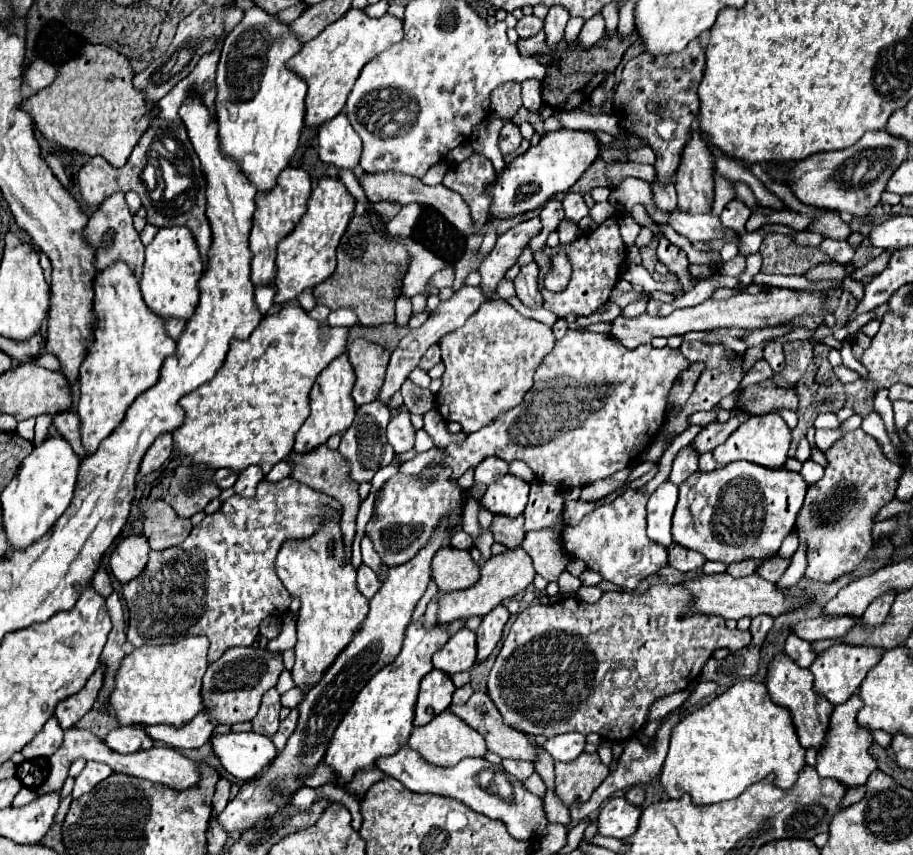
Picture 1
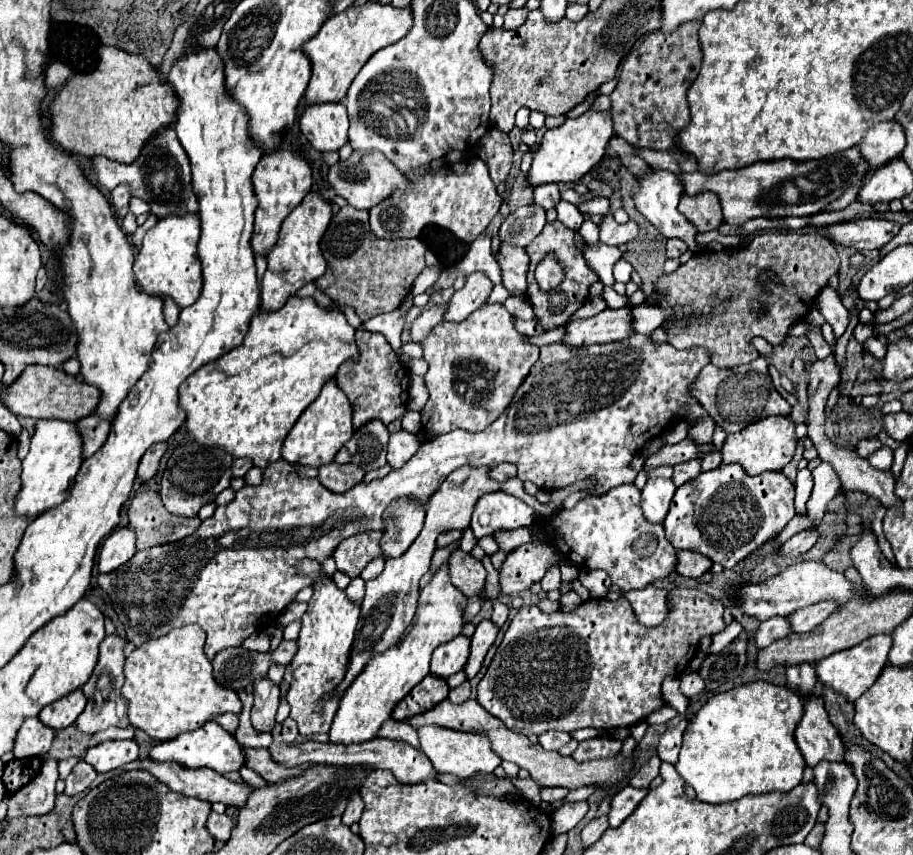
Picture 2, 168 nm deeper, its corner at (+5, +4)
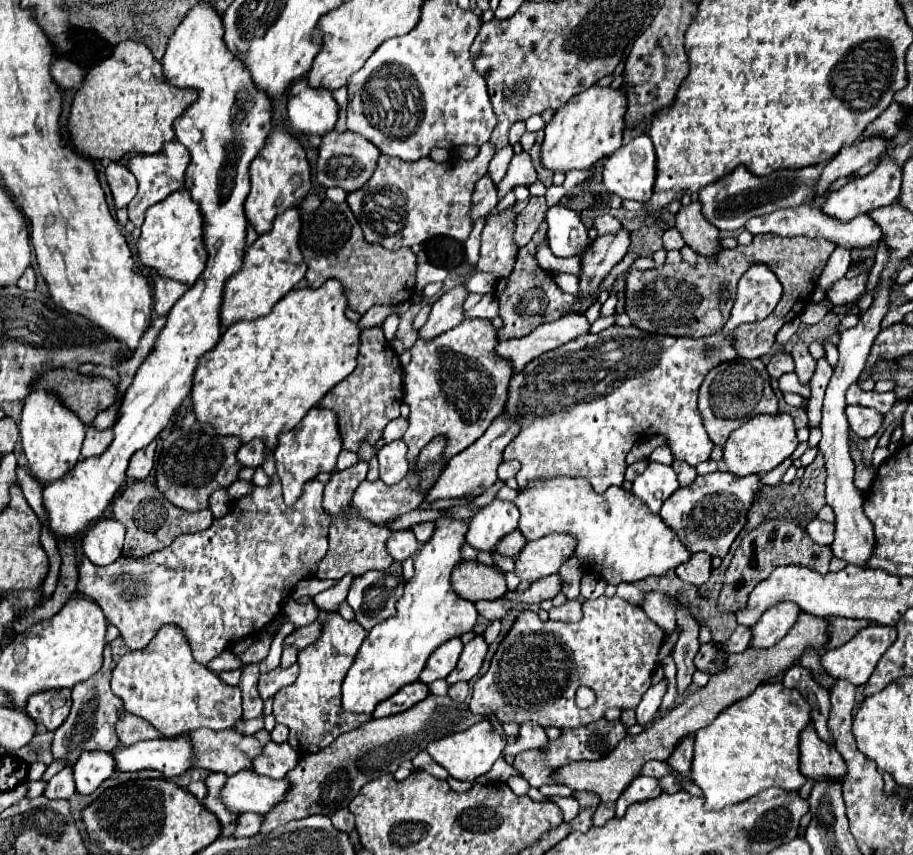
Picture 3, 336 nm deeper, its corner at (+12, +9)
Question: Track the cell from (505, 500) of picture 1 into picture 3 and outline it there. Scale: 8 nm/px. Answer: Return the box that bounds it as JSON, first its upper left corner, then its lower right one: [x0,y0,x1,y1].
[466,499,520,551]

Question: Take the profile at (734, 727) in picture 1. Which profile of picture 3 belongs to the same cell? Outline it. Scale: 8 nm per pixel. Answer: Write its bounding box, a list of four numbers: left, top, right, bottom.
[692,683,812,811]

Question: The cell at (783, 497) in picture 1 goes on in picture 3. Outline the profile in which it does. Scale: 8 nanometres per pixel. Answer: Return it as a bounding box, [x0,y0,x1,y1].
[660,473,762,557]

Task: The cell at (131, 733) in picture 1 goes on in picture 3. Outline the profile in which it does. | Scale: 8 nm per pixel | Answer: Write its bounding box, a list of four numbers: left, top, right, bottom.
[74,753,112,795]

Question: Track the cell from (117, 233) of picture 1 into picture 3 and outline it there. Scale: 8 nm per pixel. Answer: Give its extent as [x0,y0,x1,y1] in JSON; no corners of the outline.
[106,163,136,209]

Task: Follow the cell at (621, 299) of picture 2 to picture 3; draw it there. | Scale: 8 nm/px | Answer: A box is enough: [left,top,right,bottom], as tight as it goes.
[536,243,580,275]

